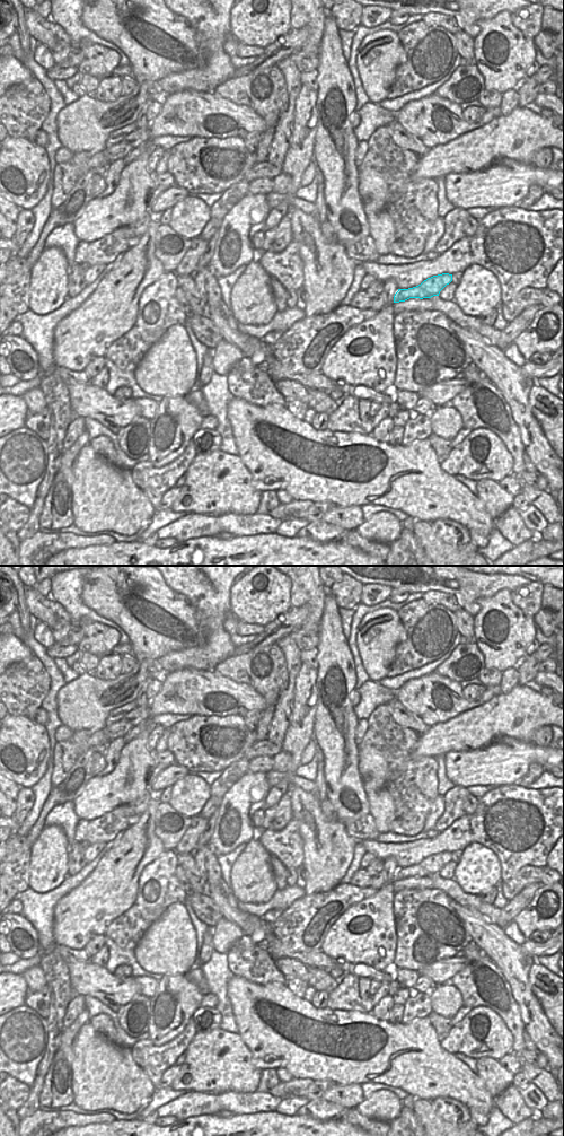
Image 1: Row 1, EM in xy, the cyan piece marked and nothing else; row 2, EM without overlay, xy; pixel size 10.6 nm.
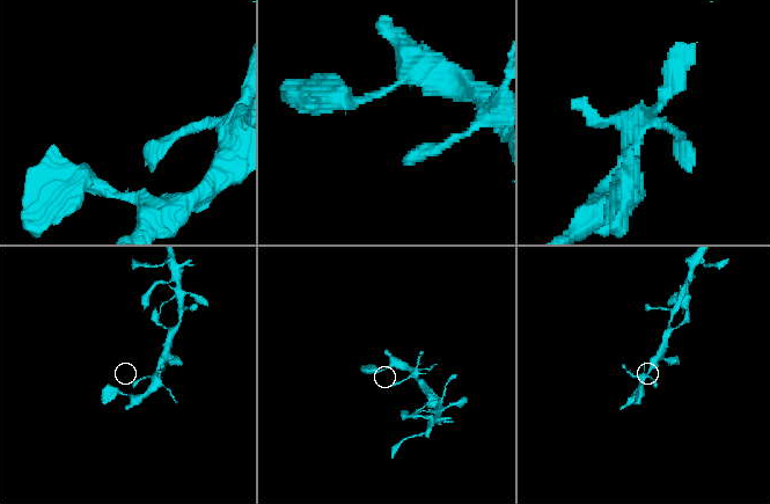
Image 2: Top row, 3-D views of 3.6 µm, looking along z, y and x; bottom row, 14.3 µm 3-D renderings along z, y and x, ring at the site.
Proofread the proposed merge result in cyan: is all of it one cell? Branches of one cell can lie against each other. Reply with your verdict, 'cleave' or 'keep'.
keep

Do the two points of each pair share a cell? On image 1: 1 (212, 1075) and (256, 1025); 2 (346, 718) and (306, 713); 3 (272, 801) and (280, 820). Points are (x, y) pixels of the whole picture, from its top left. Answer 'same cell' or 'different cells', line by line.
1: different cells
2: different cells
3: different cells

